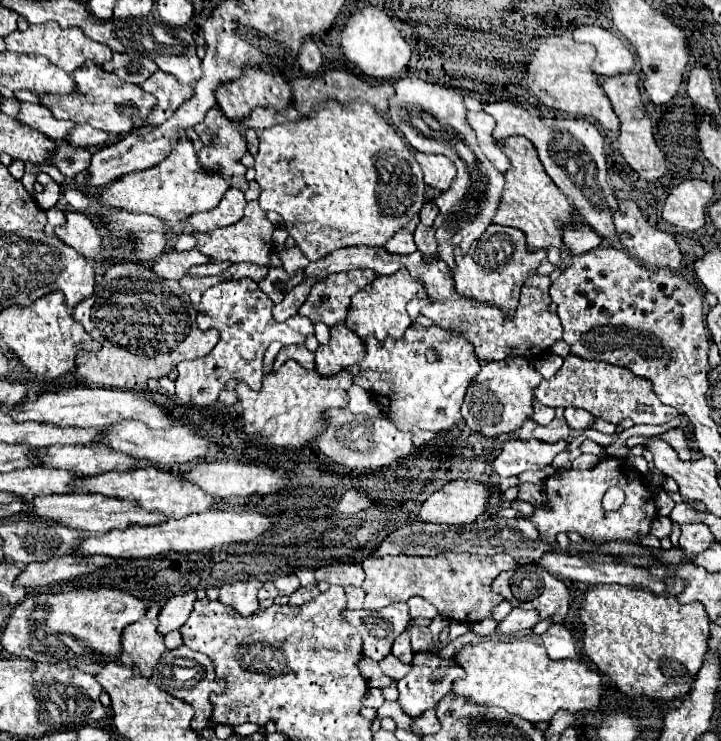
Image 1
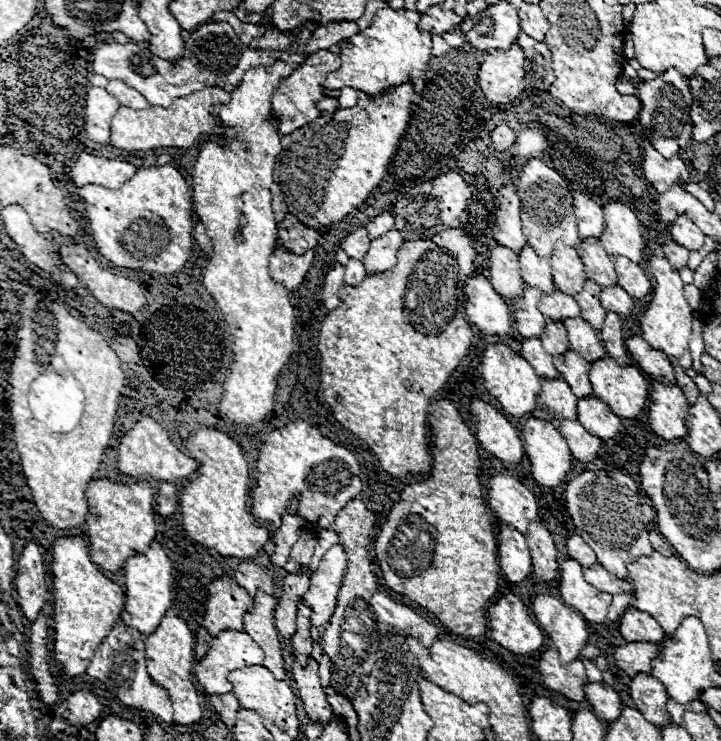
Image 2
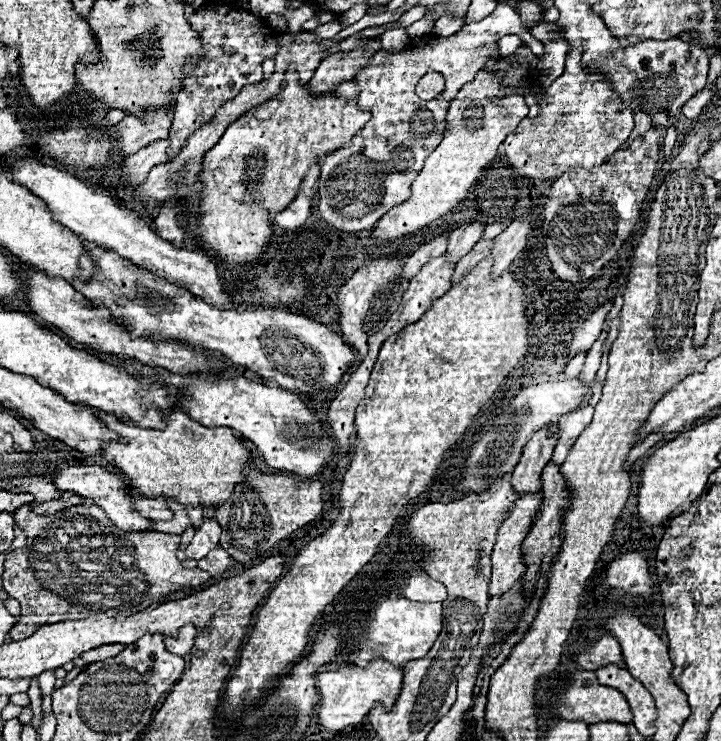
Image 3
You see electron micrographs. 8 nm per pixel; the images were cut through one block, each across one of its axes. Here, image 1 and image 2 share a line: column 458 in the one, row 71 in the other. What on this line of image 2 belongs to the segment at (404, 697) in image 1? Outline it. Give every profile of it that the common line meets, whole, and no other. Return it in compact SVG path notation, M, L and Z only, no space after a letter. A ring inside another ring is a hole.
M670 68L668 72L660 74L656 80L640 82L638 84L638 98L642 102L642 110L638 116L640 130L644 136L648 136L658 152L662 152L664 158L670 158L684 150L690 142L692 134L692 122L690 122L690 84L684 80L676 68Z

